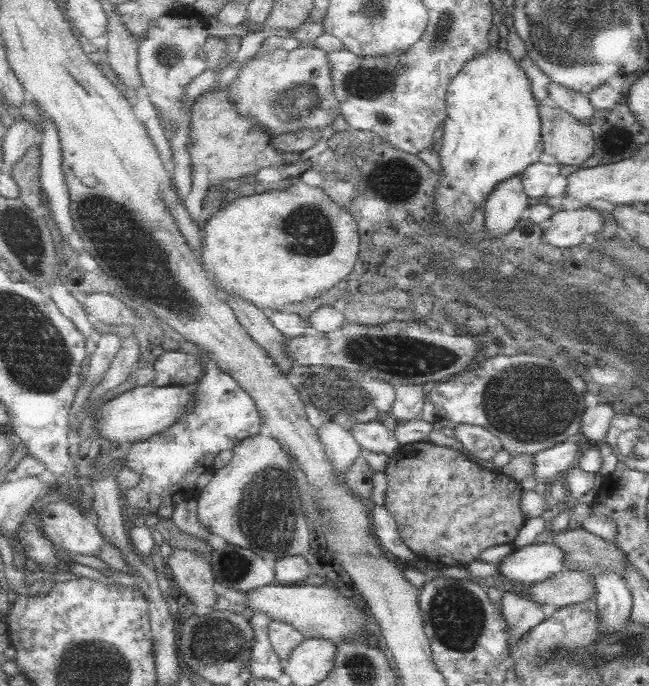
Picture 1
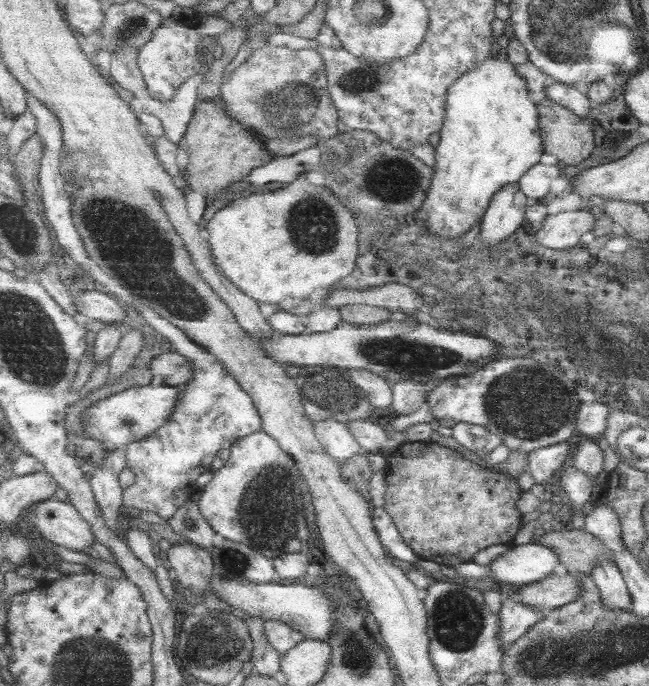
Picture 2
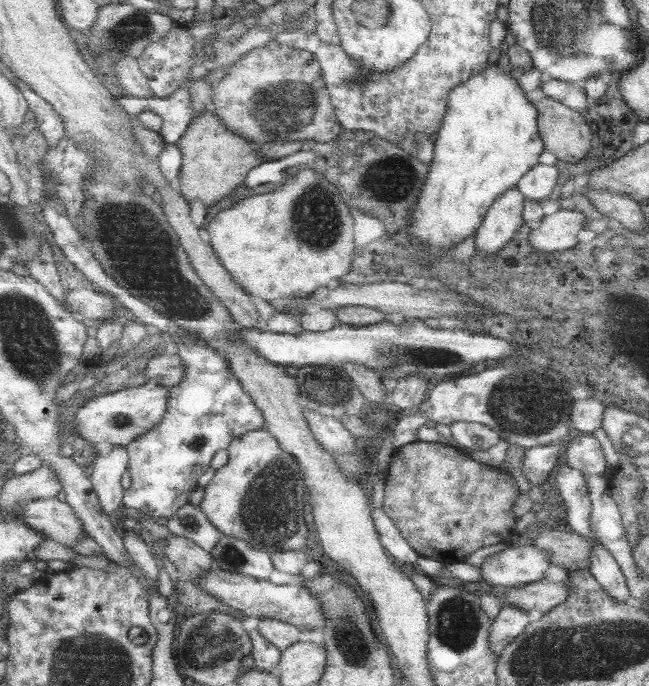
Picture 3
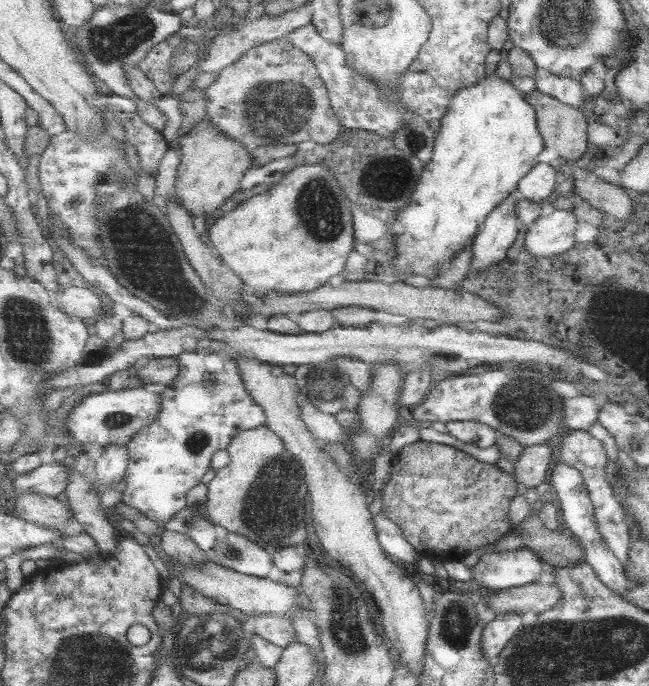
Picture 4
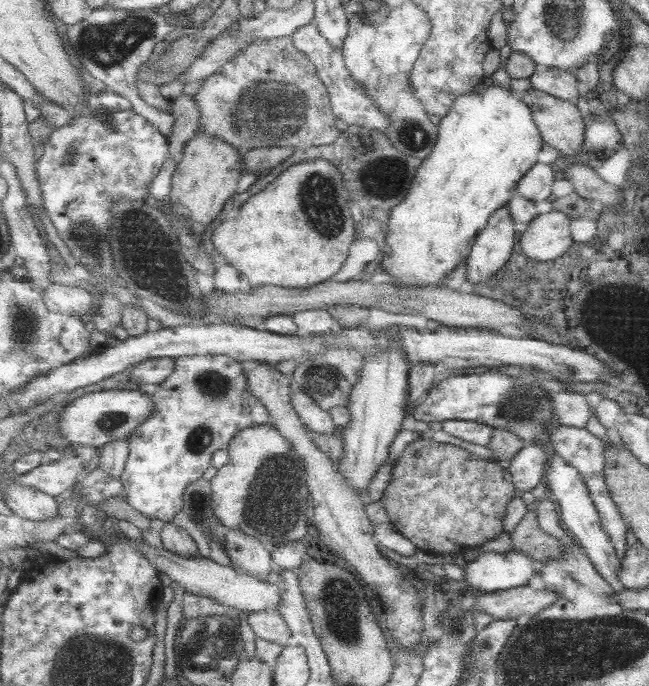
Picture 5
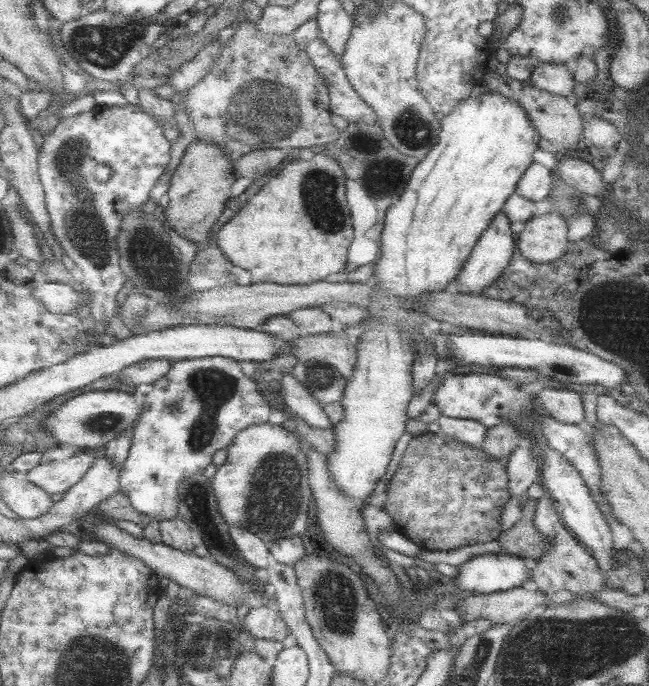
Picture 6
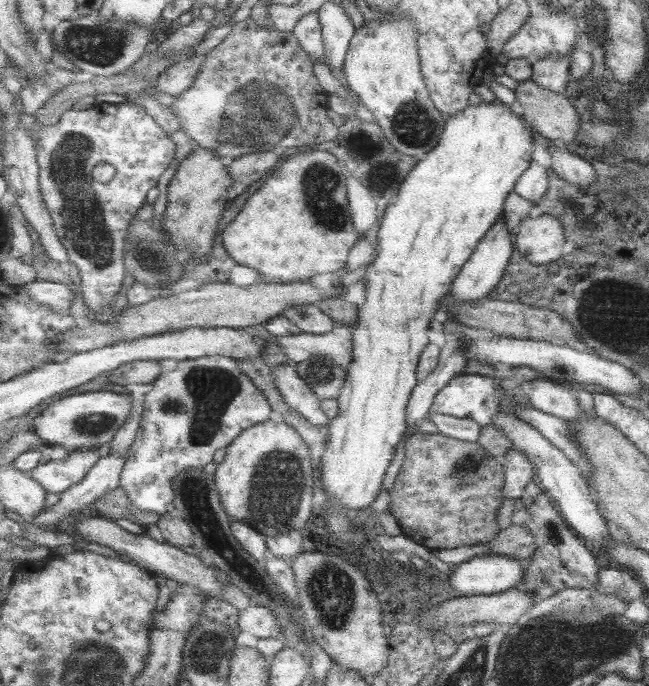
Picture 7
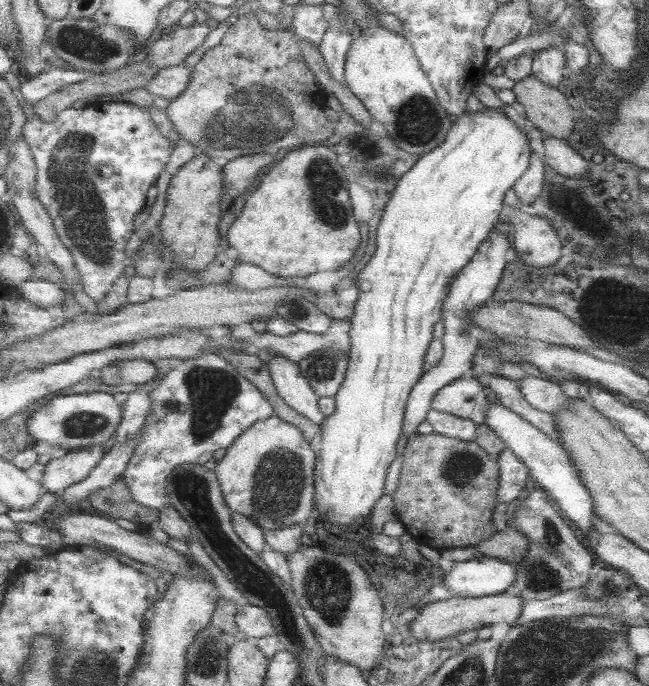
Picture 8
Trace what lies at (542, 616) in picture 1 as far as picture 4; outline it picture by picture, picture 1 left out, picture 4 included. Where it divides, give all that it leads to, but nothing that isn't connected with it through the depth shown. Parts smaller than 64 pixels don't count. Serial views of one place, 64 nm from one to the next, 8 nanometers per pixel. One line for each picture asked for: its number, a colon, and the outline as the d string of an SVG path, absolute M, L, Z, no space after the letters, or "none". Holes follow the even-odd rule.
2: M511 594L511 598L503 602L503 608L499 612L501 646L505 650L509 650L511 644L519 642L519 638L523 638L537 624L537 614L539 614L539 610L521 604L521 600L515 600Z
3: M503 606L499 616L495 618L491 626L491 650L495 652L495 658L499 660L503 652L515 642L525 630L529 628L529 612L515 608L515 606Z
4: M515 612L513 614L499 614L499 616L495 616L493 622L487 624L487 628L483 632L483 646L481 648L493 668L499 664L503 650L507 650L511 640L521 630L523 630L521 614L515 614Z

